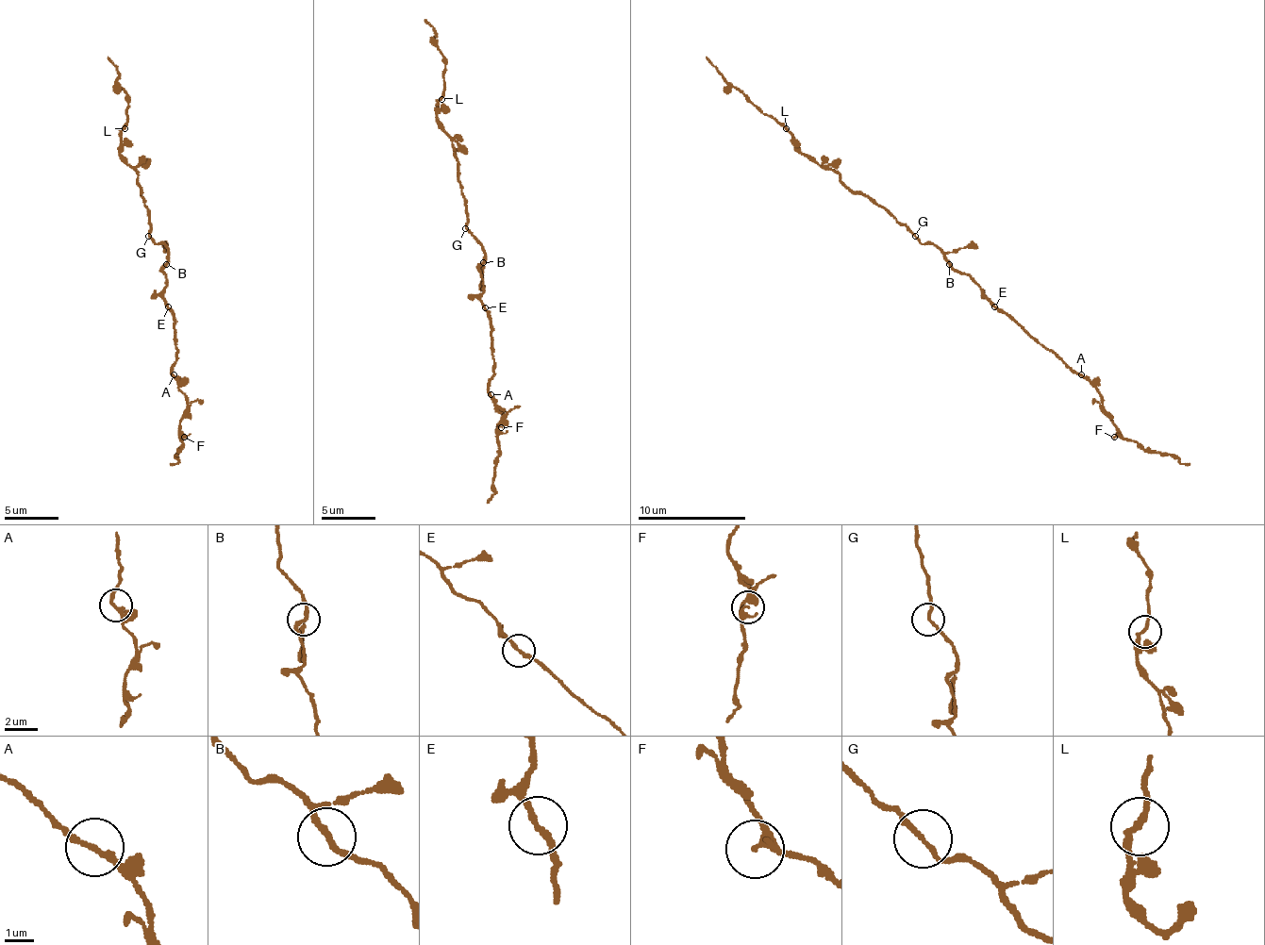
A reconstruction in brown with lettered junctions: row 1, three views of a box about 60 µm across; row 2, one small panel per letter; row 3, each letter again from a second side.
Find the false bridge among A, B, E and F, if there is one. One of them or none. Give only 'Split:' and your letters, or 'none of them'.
Split: none of them

